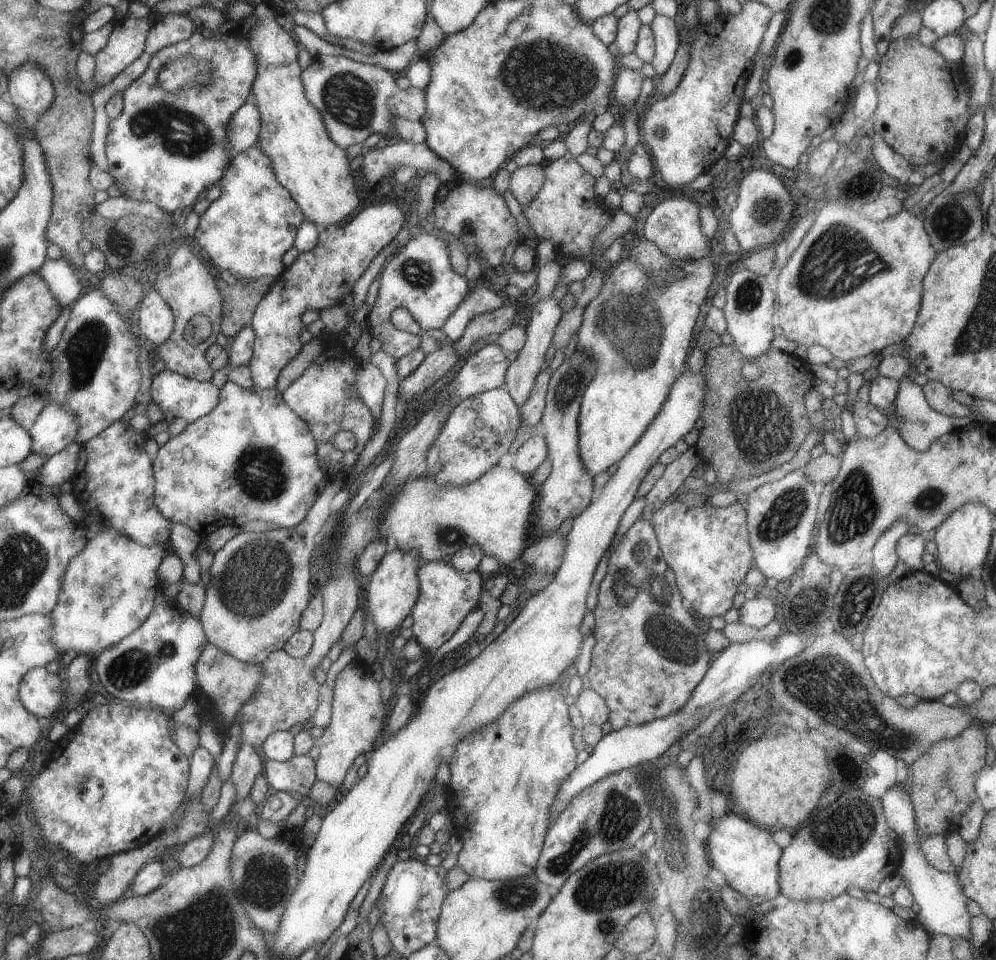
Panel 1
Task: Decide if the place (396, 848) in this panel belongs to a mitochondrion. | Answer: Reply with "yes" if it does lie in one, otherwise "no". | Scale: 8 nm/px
no

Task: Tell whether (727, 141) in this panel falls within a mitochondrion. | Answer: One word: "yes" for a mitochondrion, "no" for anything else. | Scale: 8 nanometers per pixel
no

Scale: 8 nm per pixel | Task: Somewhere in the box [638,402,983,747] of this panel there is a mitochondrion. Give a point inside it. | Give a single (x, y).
(856, 504)

